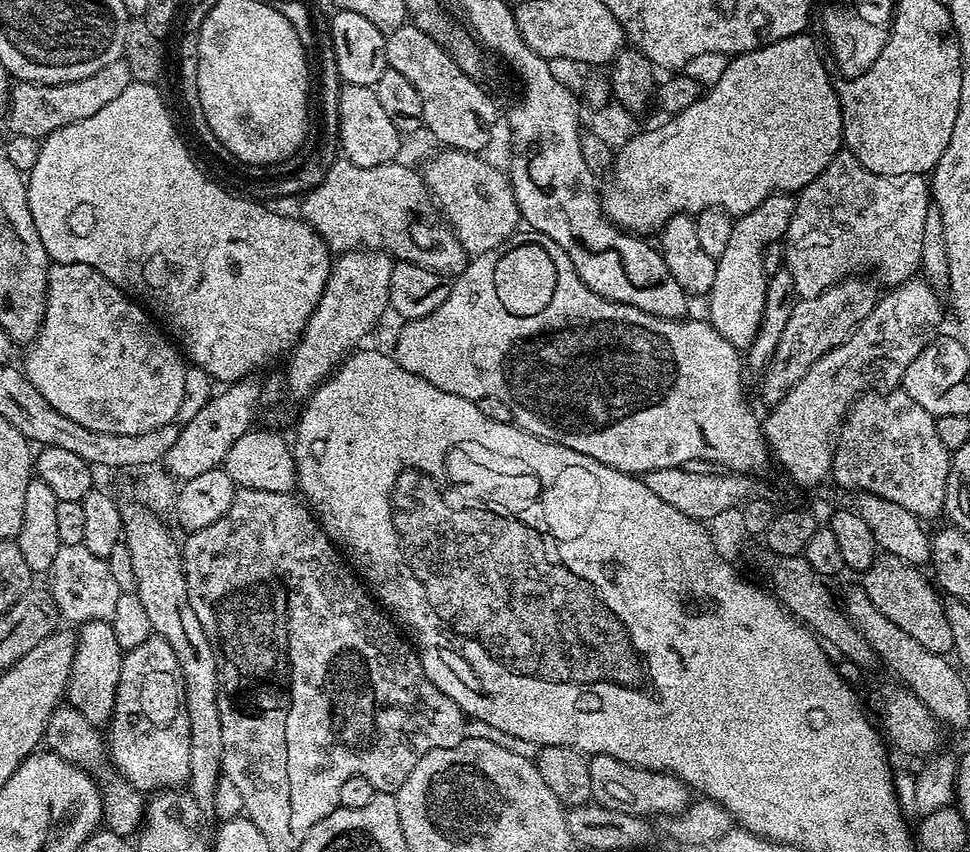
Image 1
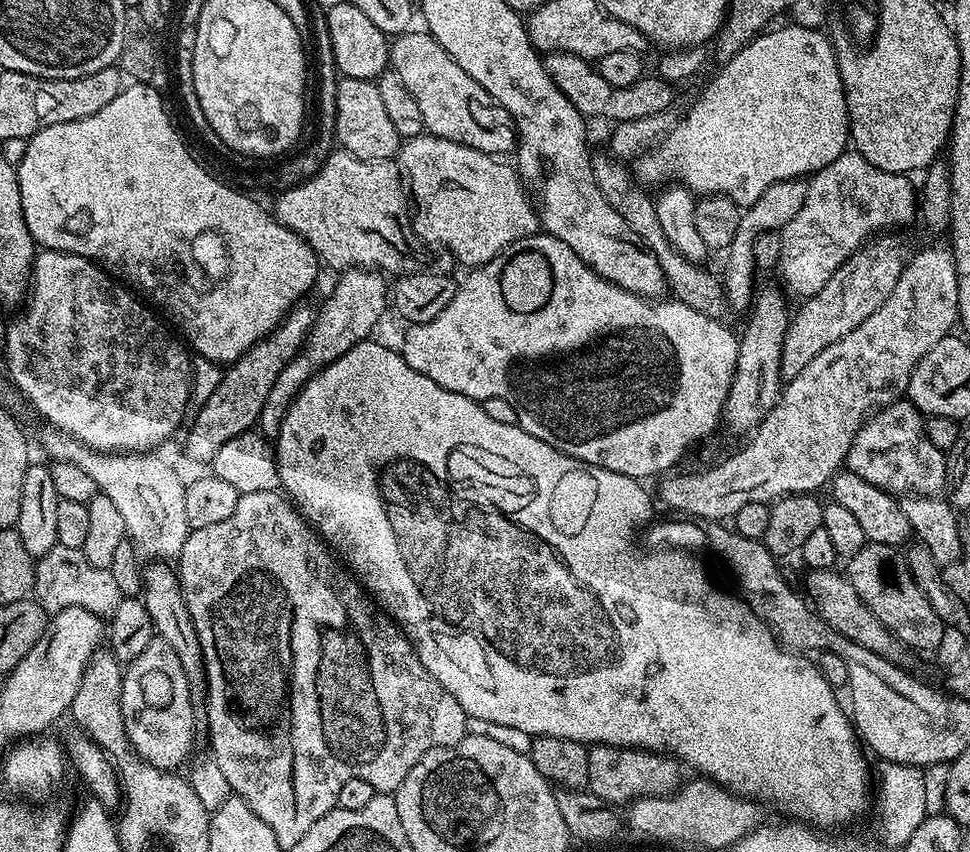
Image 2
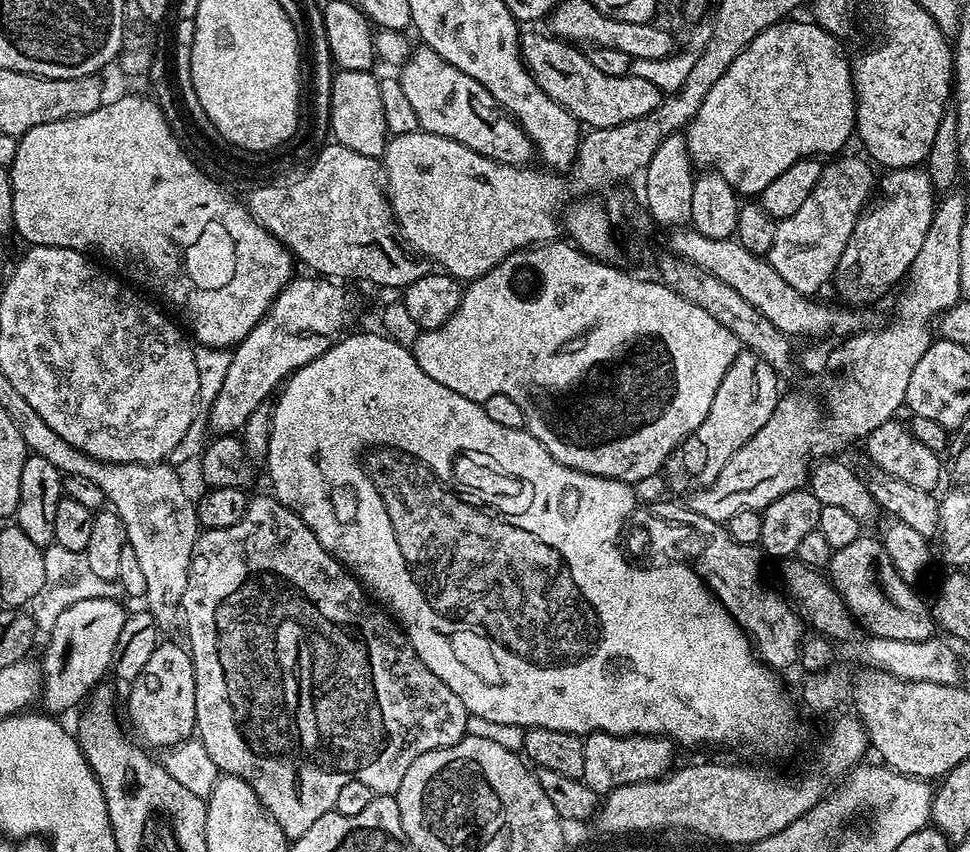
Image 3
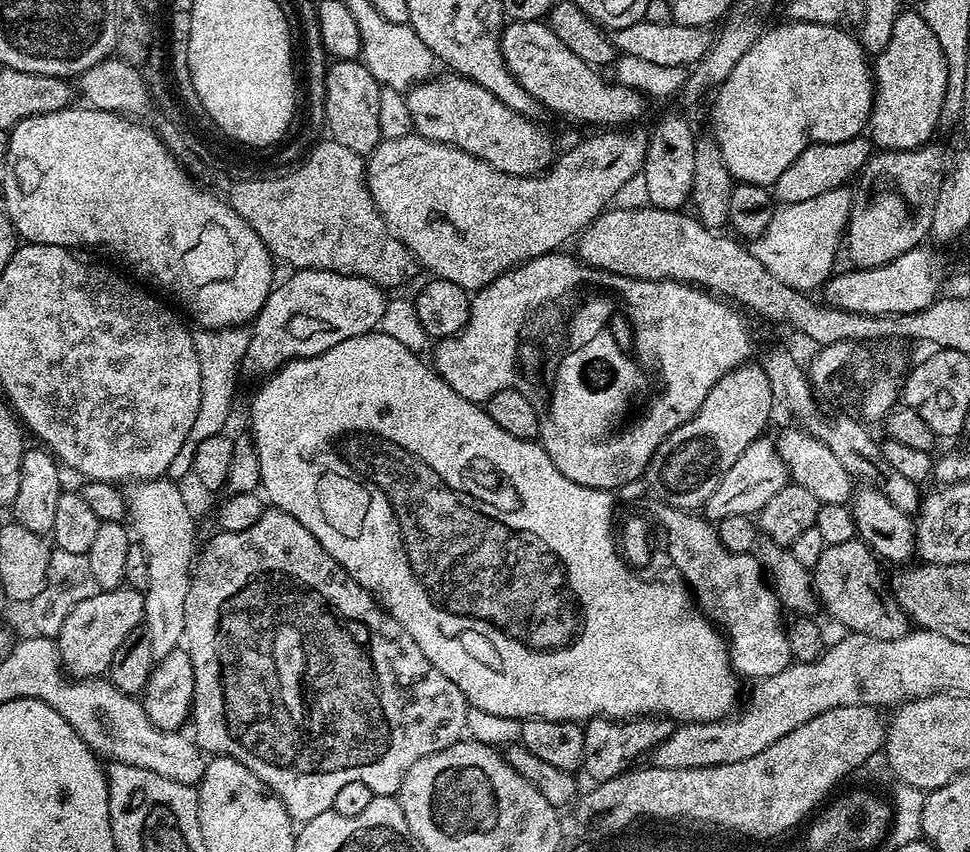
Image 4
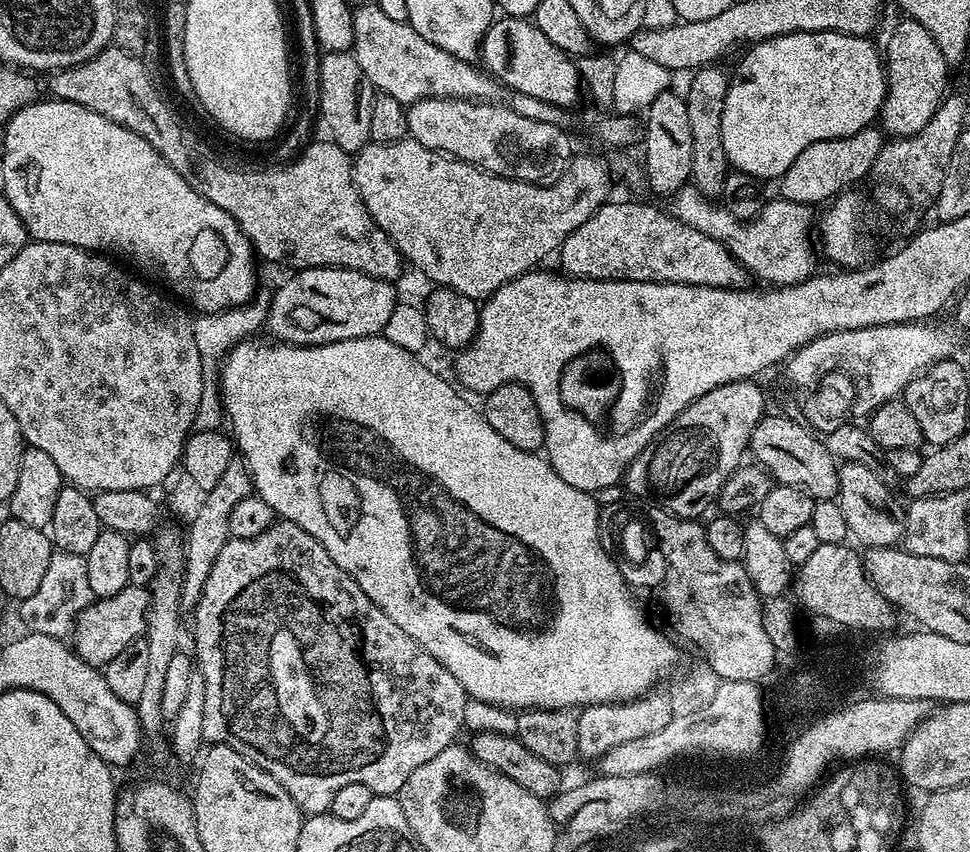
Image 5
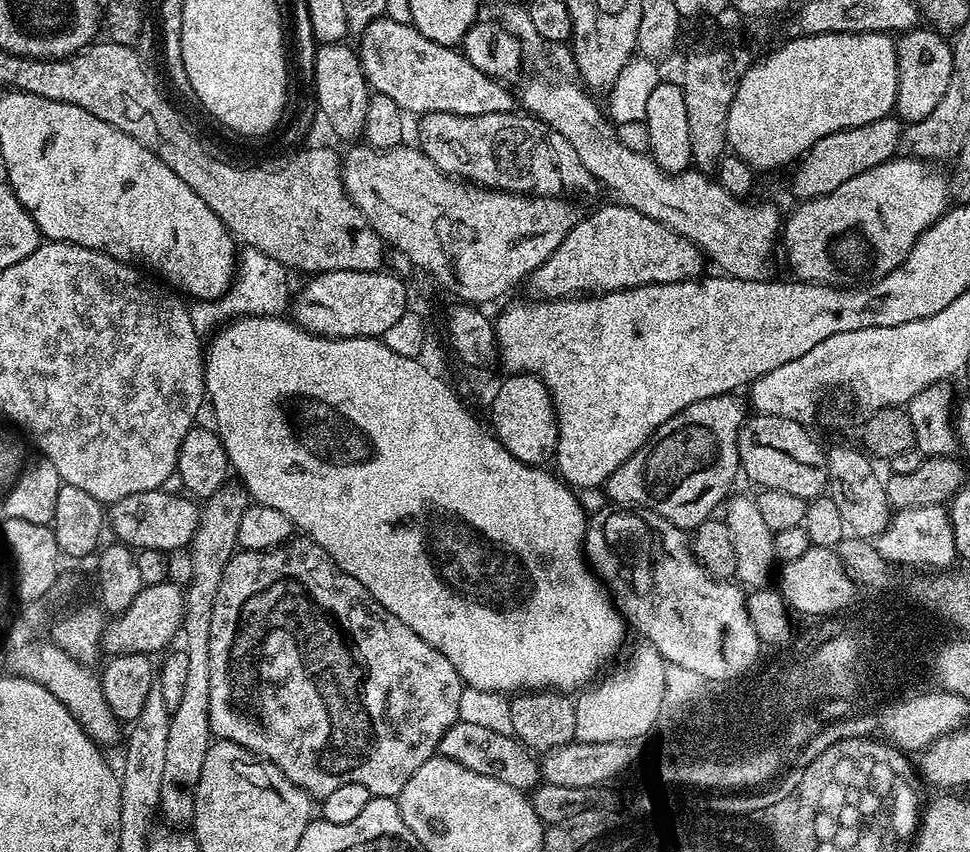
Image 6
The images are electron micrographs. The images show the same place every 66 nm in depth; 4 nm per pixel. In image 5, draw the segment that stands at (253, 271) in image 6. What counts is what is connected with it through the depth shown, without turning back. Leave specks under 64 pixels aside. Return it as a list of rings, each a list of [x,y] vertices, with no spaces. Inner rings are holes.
[[[257,291],[256,295],[246,304],[237,308],[223,308],[220,312],[201,312],[191,317],[194,330],[194,342],[198,345],[198,358],[202,358],[202,402],[198,402],[198,410],[194,418],[195,431],[219,429],[225,423],[224,401],[220,398],[220,369],[225,358],[244,340],[257,335],[259,328],[268,323],[269,293]]]

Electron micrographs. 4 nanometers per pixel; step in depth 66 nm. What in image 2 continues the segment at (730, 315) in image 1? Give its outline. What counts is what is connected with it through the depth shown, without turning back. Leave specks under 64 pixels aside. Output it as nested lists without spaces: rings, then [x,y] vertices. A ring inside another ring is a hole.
[[[804,178],[774,182],[774,186],[762,190],[758,202],[747,205],[743,209],[738,234],[734,234],[734,242],[726,250],[728,261],[724,264],[724,272],[722,271],[724,297],[728,299],[728,307],[733,313],[740,312],[743,308],[745,311],[751,305],[758,288],[756,285],[756,239],[763,232],[774,231],[775,233],[777,230],[783,230],[792,221],[794,214],[802,210],[802,202],[806,202],[807,189],[808,180]]]

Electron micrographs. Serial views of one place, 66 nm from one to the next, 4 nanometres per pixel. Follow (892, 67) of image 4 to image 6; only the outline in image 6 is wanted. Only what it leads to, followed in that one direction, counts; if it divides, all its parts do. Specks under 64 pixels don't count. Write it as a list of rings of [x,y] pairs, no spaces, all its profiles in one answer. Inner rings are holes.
[[[917,26],[903,33],[896,40],[896,57],[898,58],[898,90],[895,115],[904,122],[915,122],[926,118],[926,114],[931,114],[934,106],[942,102],[942,94],[946,94],[946,86],[950,86],[951,43],[931,27]]]

